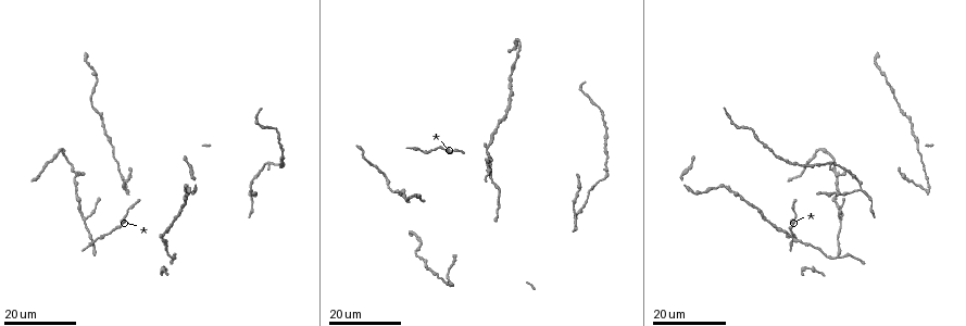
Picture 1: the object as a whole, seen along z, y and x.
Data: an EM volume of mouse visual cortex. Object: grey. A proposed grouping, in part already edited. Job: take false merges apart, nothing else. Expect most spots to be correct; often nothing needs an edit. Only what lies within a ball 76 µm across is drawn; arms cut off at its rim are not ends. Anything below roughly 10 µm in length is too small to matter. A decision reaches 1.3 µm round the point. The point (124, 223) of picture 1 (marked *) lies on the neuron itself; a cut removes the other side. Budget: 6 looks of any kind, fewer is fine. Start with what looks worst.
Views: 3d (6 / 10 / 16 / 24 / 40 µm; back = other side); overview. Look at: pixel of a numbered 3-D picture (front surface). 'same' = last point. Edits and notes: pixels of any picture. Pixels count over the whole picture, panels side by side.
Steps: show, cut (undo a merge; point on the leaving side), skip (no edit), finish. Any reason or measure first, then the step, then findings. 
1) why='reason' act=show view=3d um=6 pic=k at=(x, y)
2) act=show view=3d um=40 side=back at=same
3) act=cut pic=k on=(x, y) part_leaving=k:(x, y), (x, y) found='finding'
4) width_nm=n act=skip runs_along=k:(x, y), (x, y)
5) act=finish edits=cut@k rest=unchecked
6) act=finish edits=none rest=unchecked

why='branch point' act=show view=3d um=16 pic=1 at=(574, 216)

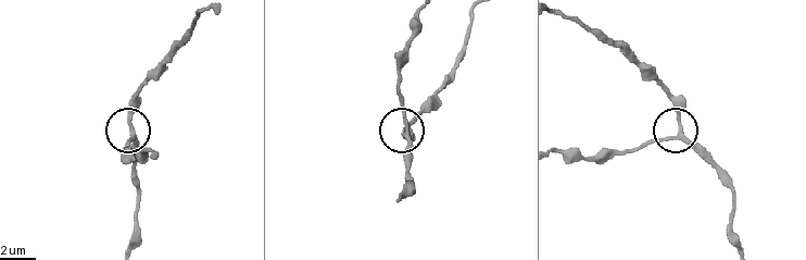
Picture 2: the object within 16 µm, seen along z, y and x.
why='zoom in' act=show view=3d um=6 pic=2 at=(134, 135)

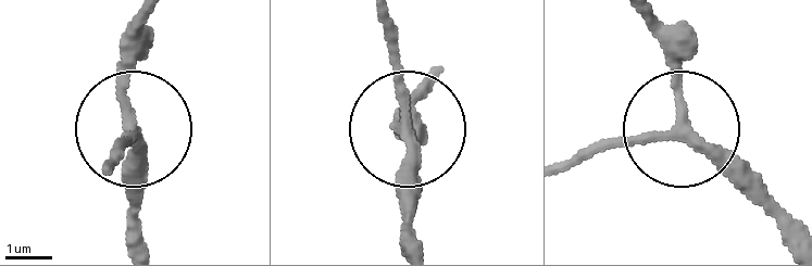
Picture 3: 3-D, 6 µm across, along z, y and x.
side_arm_um=14 act=skip found='all the same neuron'

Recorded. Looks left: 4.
act=show view=3d um=16 pic=1 at=(161, 234)

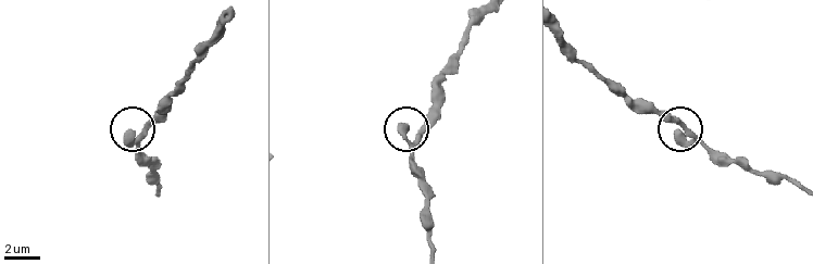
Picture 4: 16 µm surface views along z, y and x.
act=show view=3d um=10 pic=4 at=(144, 129)

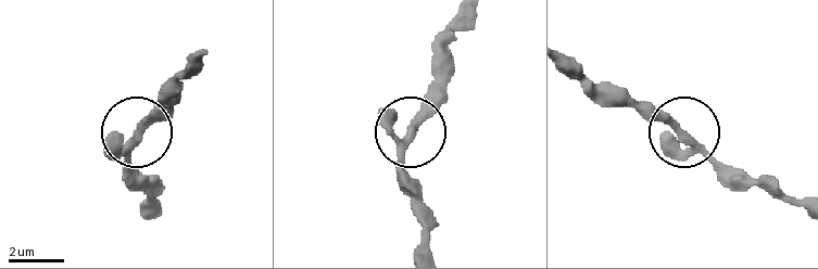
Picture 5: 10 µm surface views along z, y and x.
side_arm_um=50 act=skip found='all the same neuron'

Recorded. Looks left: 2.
why='three-way junction' act=show view=3d um=24 pic=1 at=(87, 219)

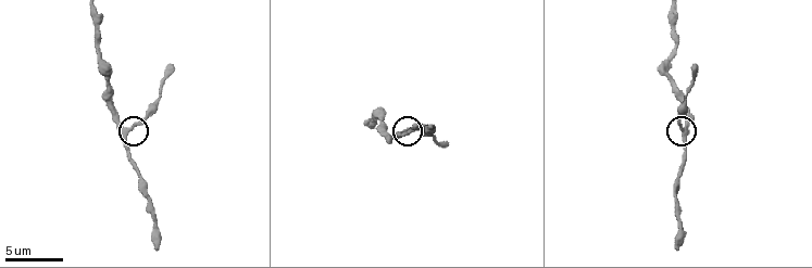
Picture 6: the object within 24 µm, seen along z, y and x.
act=show view=3d um=10 pic=6 at=(125, 130)

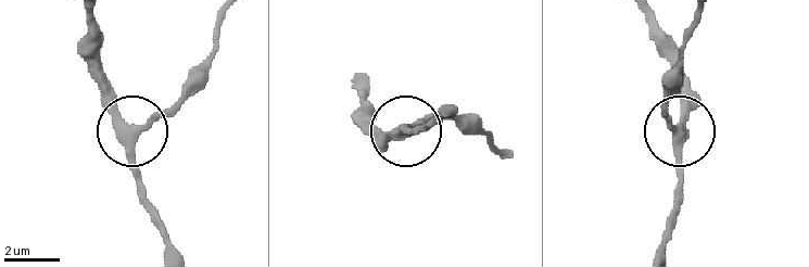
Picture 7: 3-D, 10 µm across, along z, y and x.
arms=3 act=skip found='continuous, no second neuron'

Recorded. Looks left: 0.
act=finish edits=none rest=unchecked

